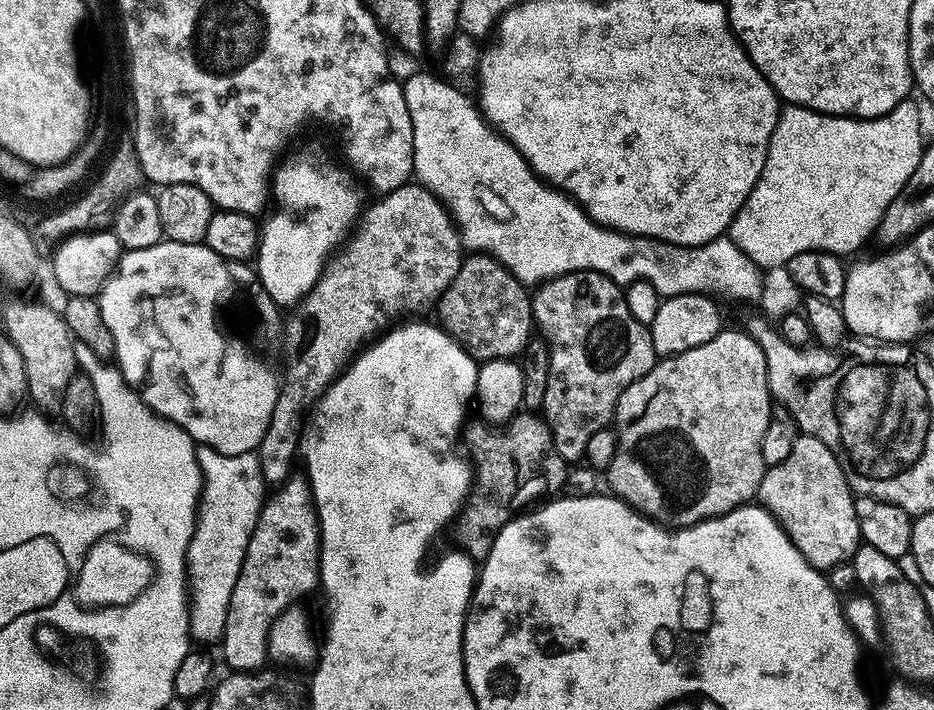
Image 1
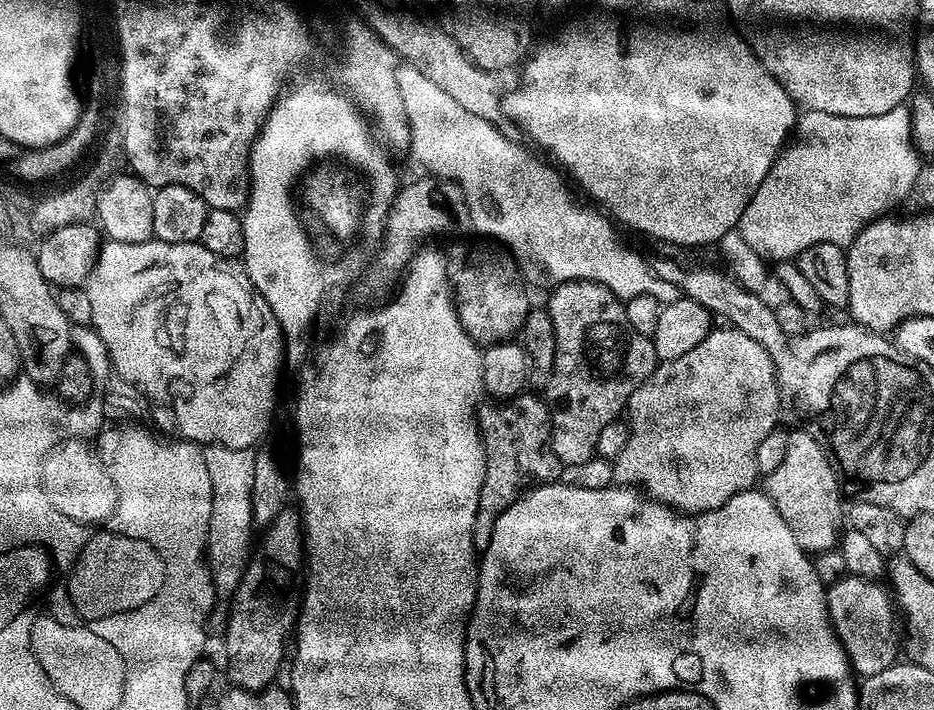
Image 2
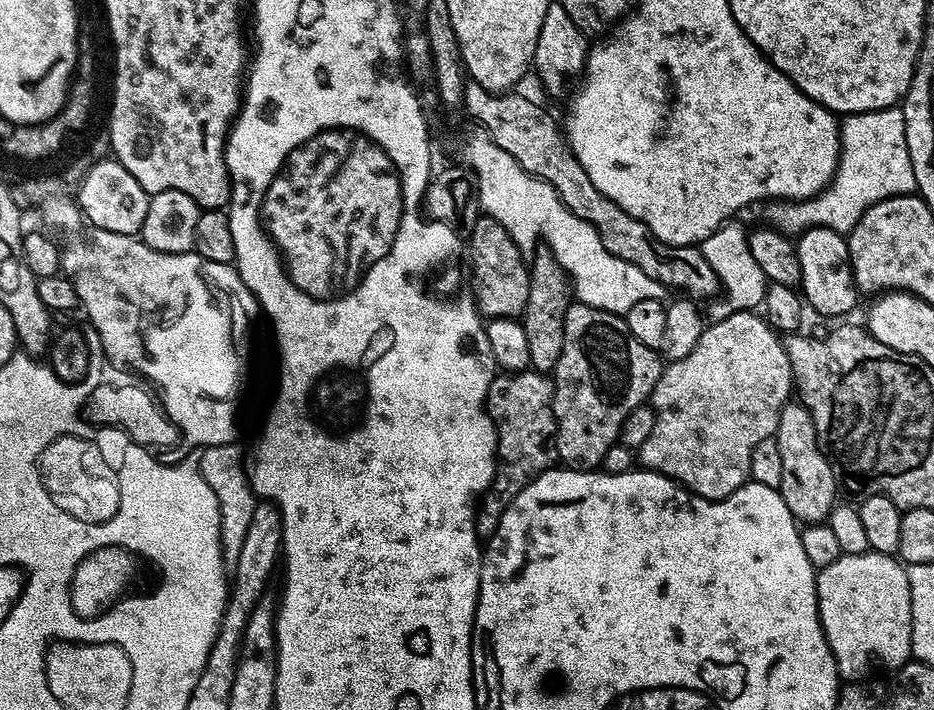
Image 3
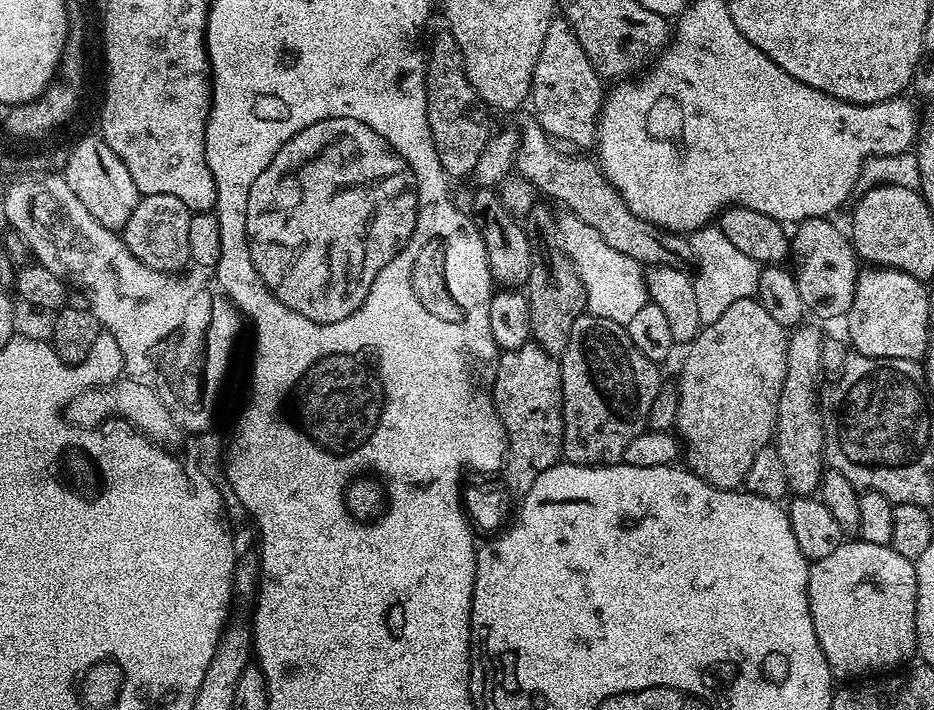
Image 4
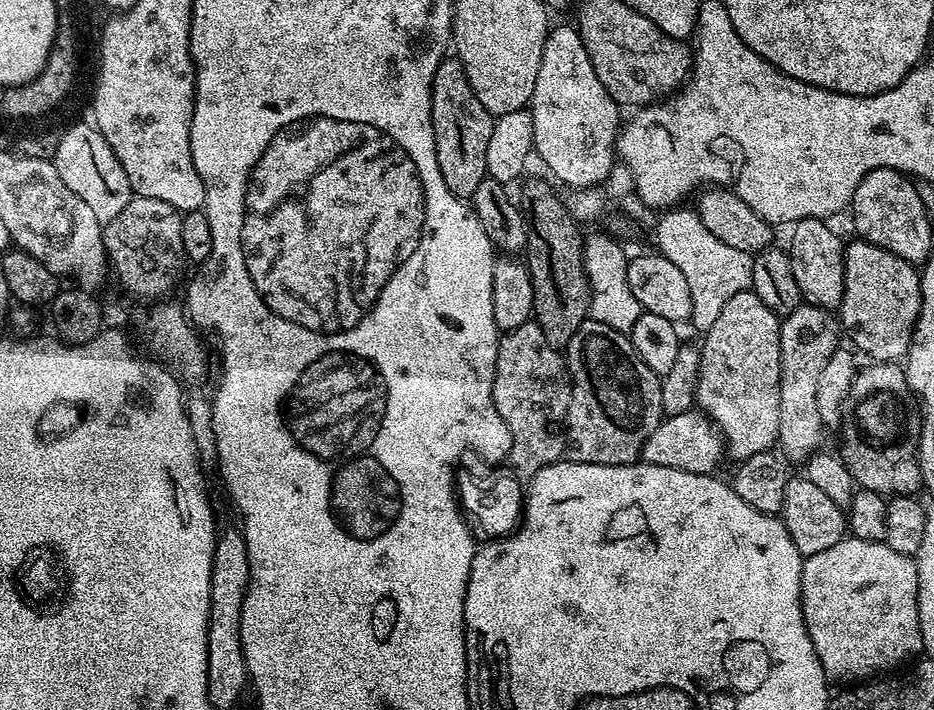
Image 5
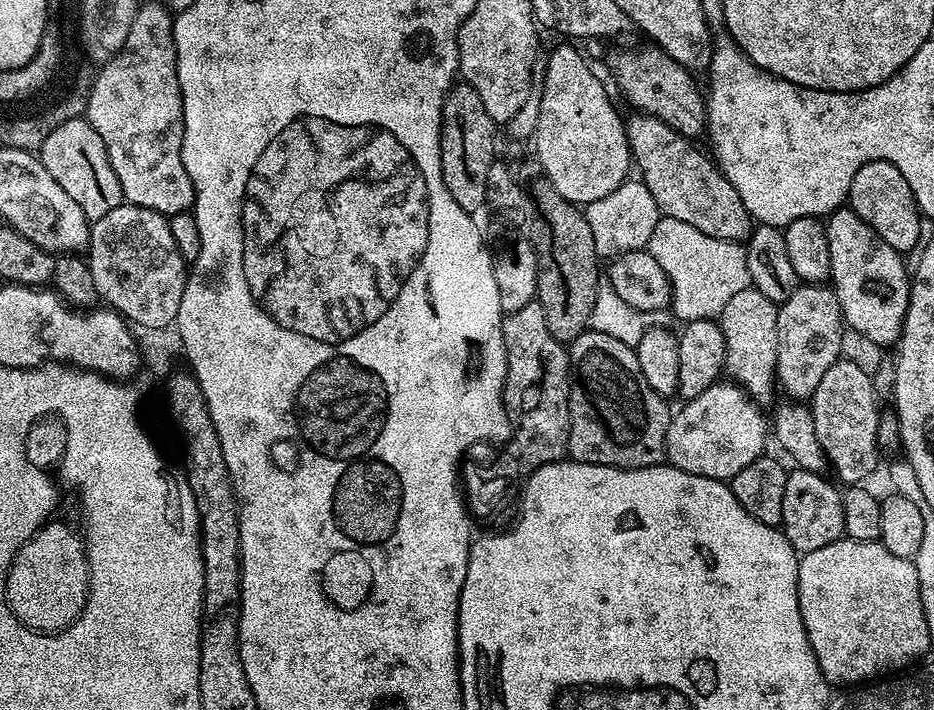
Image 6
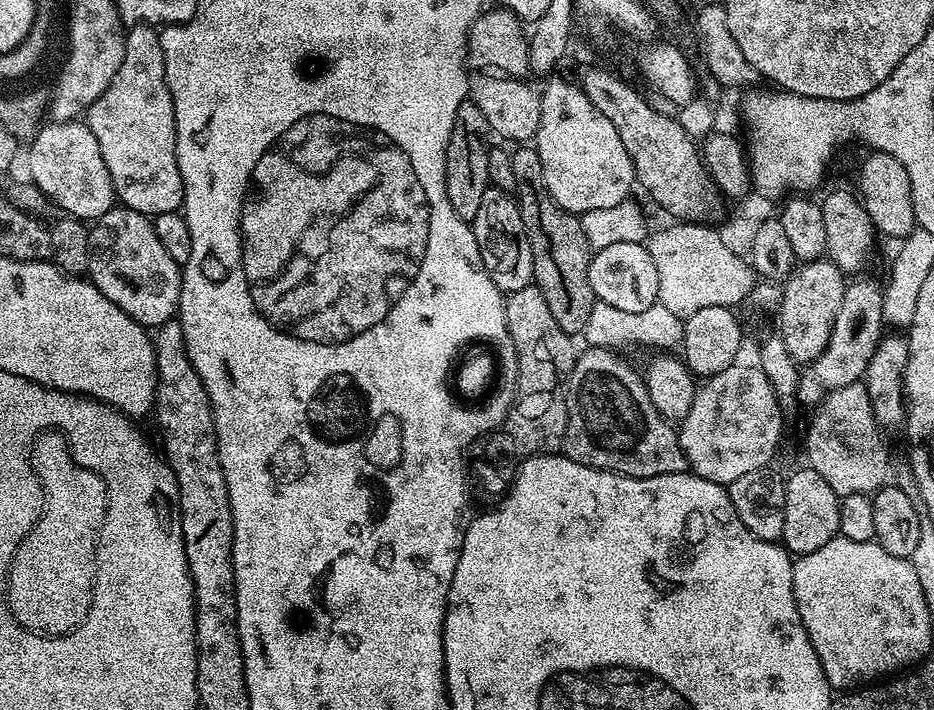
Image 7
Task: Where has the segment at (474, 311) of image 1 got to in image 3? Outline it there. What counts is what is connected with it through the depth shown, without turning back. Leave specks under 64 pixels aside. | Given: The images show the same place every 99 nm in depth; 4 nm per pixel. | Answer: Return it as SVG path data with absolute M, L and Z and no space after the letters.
M480 214L474 222L472 235L467 237L466 252L472 255L470 287L481 317L493 320L516 318L523 313L526 298L530 294L529 265L519 246L506 234L506 226L494 218Z

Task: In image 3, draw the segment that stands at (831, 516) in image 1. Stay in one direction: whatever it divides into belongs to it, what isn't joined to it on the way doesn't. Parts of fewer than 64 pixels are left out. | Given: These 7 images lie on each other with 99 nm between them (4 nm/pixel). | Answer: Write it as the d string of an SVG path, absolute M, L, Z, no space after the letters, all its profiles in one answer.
M789 402L784 405L778 418L775 437L778 454L782 454L782 482L778 491L790 514L801 525L825 523L838 500L838 481L830 462L820 449L818 434L814 430L814 418L810 418L804 404Z

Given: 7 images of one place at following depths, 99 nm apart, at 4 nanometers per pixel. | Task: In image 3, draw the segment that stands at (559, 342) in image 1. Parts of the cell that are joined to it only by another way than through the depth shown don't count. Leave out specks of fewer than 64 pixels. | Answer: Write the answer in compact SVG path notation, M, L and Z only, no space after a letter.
M573 302L568 305L564 319L562 354L554 369L552 401L556 419L556 455L573 470L596 470L601 467L606 452L620 438L626 414L651 397L662 371L662 356L657 349L642 346L630 334L623 315L607 312L589 304Z

